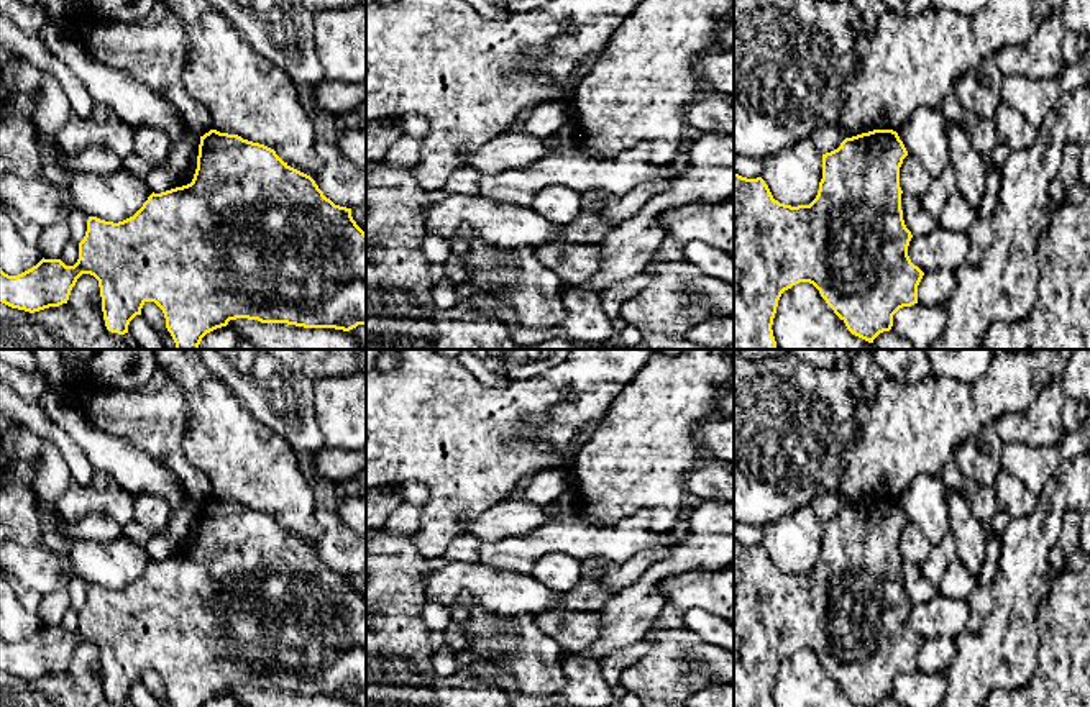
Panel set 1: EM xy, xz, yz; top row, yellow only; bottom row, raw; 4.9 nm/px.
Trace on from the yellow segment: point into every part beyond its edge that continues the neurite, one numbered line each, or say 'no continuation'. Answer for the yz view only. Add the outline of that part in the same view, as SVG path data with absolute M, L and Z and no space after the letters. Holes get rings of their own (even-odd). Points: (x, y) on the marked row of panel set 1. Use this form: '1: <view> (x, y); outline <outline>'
no continuation

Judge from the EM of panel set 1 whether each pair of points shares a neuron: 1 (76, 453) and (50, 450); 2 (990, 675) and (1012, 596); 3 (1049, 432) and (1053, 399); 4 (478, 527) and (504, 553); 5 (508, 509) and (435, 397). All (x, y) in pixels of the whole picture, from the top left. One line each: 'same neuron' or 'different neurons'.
1: different neurons
2: same neuron
3: same neuron
4: different neurons
5: different neurons

